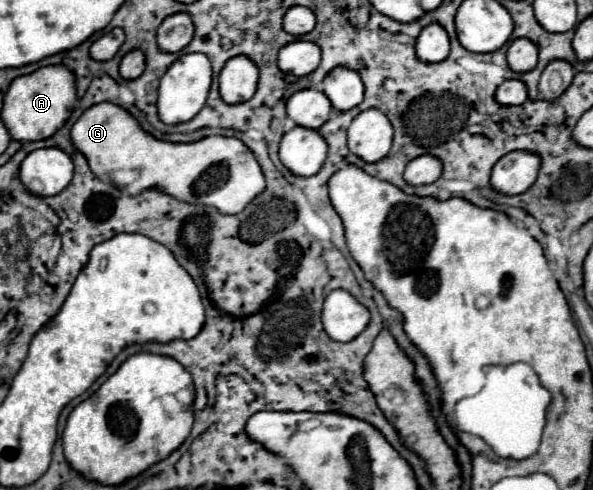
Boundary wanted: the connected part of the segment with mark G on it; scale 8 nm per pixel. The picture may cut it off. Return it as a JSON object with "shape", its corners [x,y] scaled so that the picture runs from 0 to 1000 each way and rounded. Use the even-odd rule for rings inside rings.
{"shape":[[[165,210],[148,218],[135,243],[121,255],[118,280],[125,300],[145,320],[152,349],[179,373],[192,373],[199,386],[206,386],[216,398],[233,398],[246,386],[266,386],[270,394],[280,394],[300,410],[314,414],[334,414],[334,418],[354,418],[364,422],[371,435],[405,435],[432,398],[438,398],[449,382],[445,353],[428,320],[428,312],[398,280],[371,280],[358,276],[331,292],[283,292],[266,288],[246,267],[236,263],[233,247],[209,227],[206,218],[192,210]]]}

